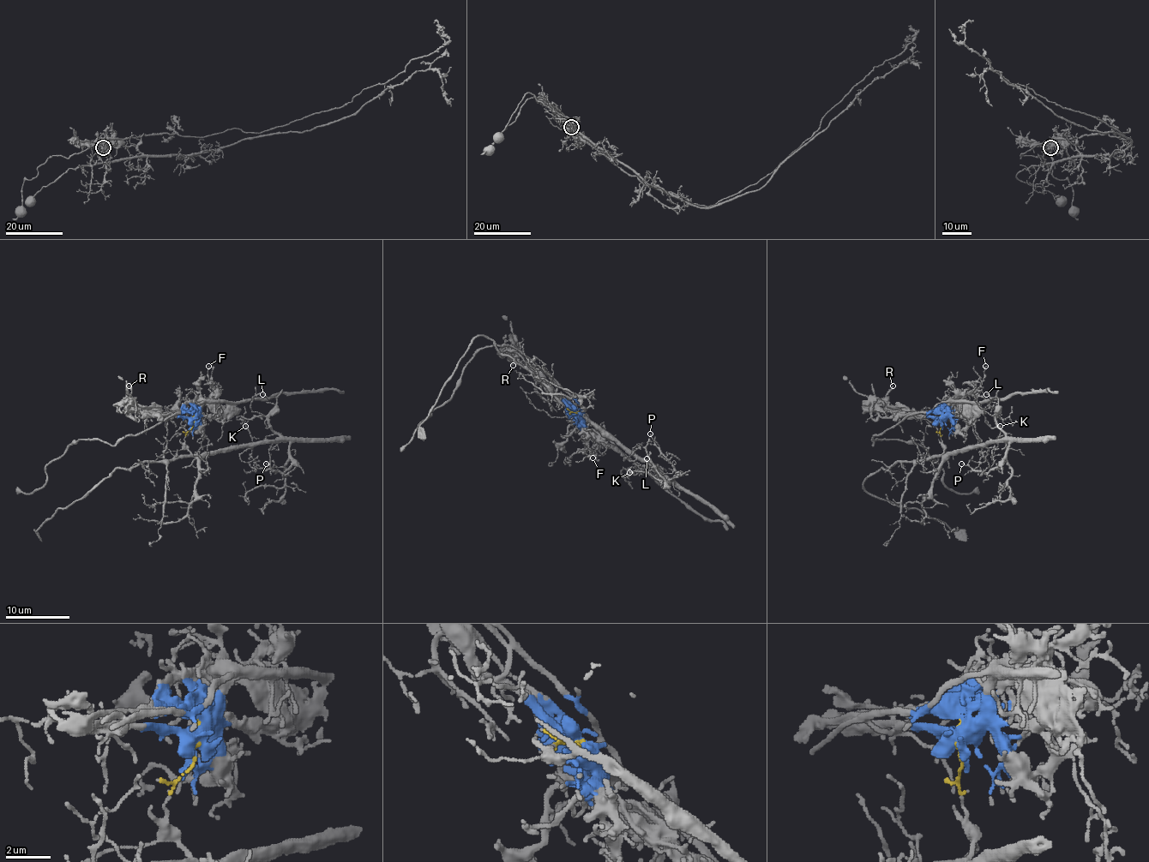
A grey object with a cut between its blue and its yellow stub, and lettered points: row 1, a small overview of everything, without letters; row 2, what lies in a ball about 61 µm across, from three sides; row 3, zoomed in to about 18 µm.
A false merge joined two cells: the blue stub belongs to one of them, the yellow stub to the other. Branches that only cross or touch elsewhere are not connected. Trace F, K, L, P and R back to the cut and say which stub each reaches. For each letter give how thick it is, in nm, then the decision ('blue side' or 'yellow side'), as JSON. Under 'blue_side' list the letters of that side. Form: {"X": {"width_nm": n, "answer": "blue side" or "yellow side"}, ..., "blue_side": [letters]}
{"F": {"width_nm": 110, "answer": "blue side"}, "K": {"width_nm": 80, "answer": "yellow side"}, "L": {"width_nm": 100, "answer": "yellow side"}, "P": {"width_nm": 110, "answer": "yellow side"}, "R": {"width_nm": 150, "answer": "blue side"}, "blue_side": ["F", "R"]}

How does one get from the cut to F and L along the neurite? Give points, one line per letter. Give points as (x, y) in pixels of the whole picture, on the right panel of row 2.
F: (940, 421), (984, 376), (986, 367)
L: (940, 421), (942, 454), (999, 441), (1005, 435), (995, 419), (997, 398), (986, 393)

